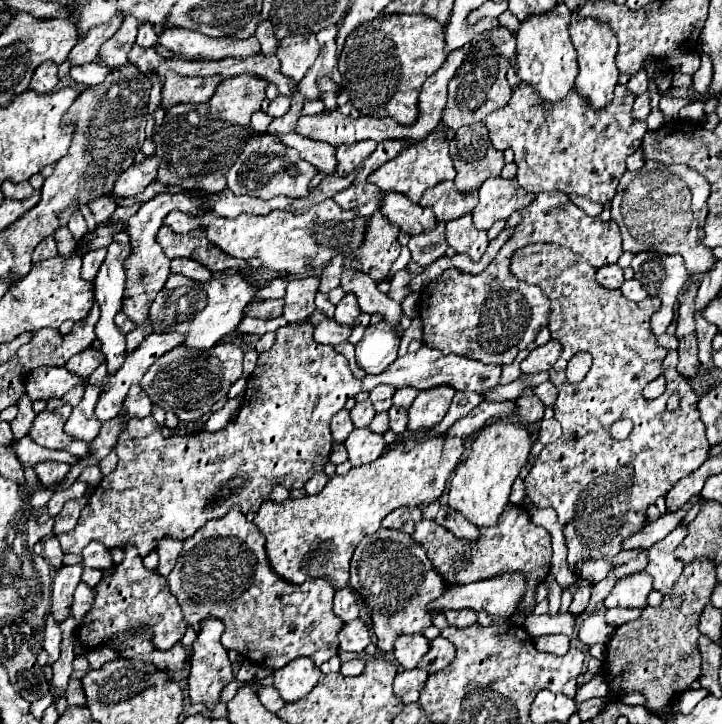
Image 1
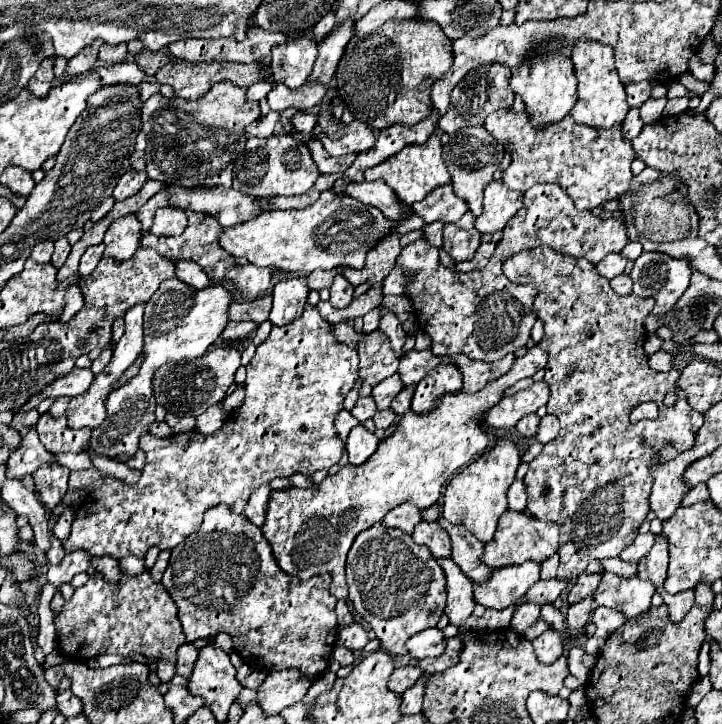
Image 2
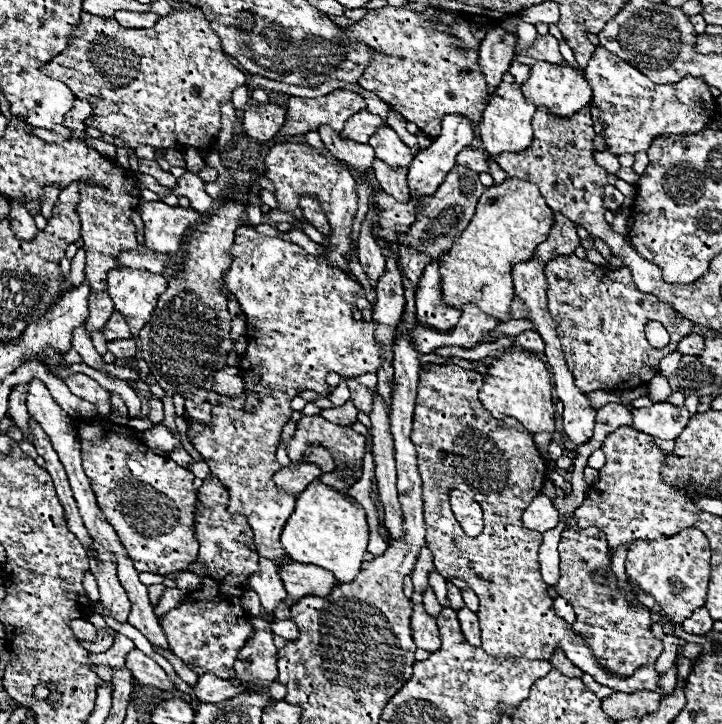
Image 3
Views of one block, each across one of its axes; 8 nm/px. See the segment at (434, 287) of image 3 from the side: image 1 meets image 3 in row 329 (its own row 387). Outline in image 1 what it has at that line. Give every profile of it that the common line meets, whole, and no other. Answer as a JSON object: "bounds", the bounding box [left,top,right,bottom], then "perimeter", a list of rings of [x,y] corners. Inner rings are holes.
{"bounds":[408,386,456,430],"perimeter":[[[448,386],[418,392],[418,396],[414,398],[414,404],[408,408],[408,430],[432,428],[440,424],[454,394],[456,390]]]}

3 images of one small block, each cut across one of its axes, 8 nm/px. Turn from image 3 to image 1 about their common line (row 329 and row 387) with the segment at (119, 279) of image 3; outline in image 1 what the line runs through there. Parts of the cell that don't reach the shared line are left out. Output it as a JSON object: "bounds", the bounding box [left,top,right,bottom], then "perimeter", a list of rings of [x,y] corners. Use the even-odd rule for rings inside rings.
{"bounds":[122,386,152,422],"perimeter":[[[142,386],[130,388],[130,392],[126,394],[122,402],[122,412],[126,412],[126,422],[130,418],[146,418],[152,414],[152,402],[142,390]]]}

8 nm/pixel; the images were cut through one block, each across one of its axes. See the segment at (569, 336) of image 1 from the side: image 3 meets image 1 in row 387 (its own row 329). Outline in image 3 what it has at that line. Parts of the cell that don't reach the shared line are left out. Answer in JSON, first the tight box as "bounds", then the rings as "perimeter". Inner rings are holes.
{"bounds":[546,254,692,392],"perimeter":[[[574,254],[558,256],[548,262],[546,298],[550,316],[556,322],[556,334],[562,342],[566,364],[582,392],[624,392],[648,384],[648,380],[660,374],[660,360],[672,354],[678,342],[692,332],[690,320],[682,318],[678,324],[670,322],[670,318],[678,318],[678,312],[666,306],[666,302],[638,292],[628,268],[612,270]],[[650,320],[664,324],[670,332],[668,346],[652,348],[648,344],[644,326]]]}

